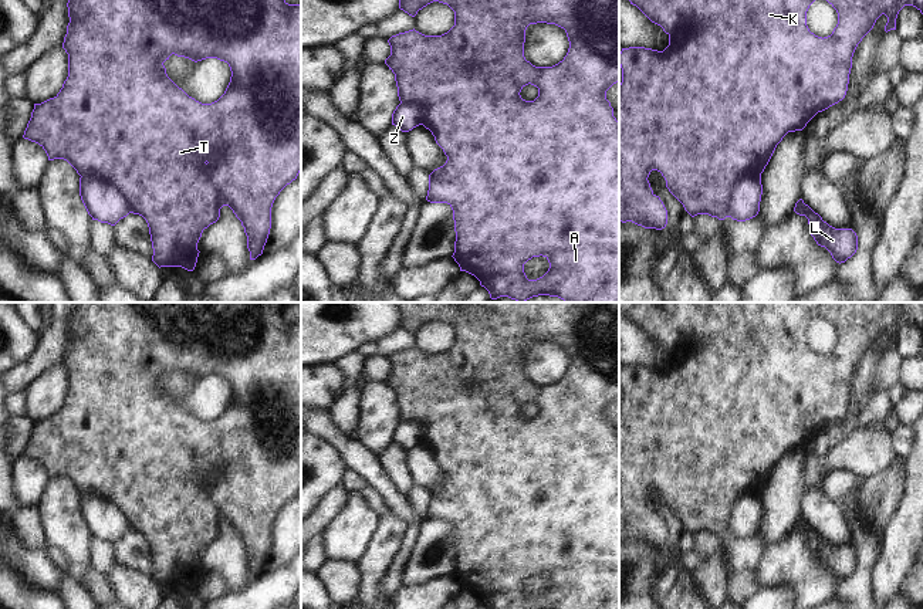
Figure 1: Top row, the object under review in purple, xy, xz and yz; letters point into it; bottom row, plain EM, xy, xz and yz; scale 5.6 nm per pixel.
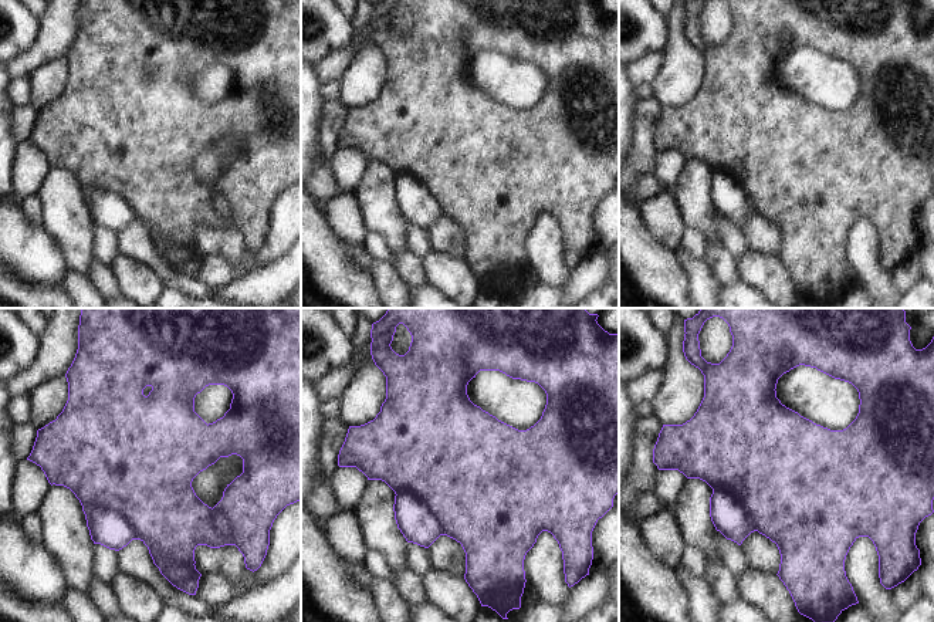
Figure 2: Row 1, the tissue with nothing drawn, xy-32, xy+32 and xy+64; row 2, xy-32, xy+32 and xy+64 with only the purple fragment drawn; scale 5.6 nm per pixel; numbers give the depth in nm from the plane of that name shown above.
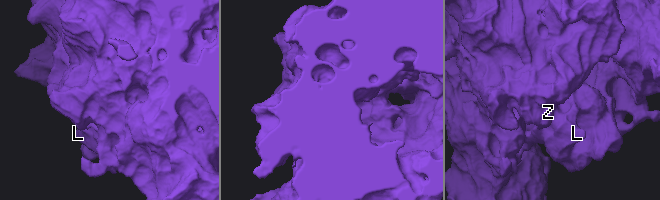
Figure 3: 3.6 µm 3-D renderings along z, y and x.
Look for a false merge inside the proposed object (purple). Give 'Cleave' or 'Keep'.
Cleave

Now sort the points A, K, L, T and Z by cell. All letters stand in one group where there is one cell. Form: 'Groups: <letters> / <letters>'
Groups: A K L T / Z

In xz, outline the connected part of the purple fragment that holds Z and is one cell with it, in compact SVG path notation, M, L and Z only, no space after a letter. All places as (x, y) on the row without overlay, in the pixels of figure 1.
M416 420L399 422L392 432L392 443L402 450L419 444L425 434L423 426Z

